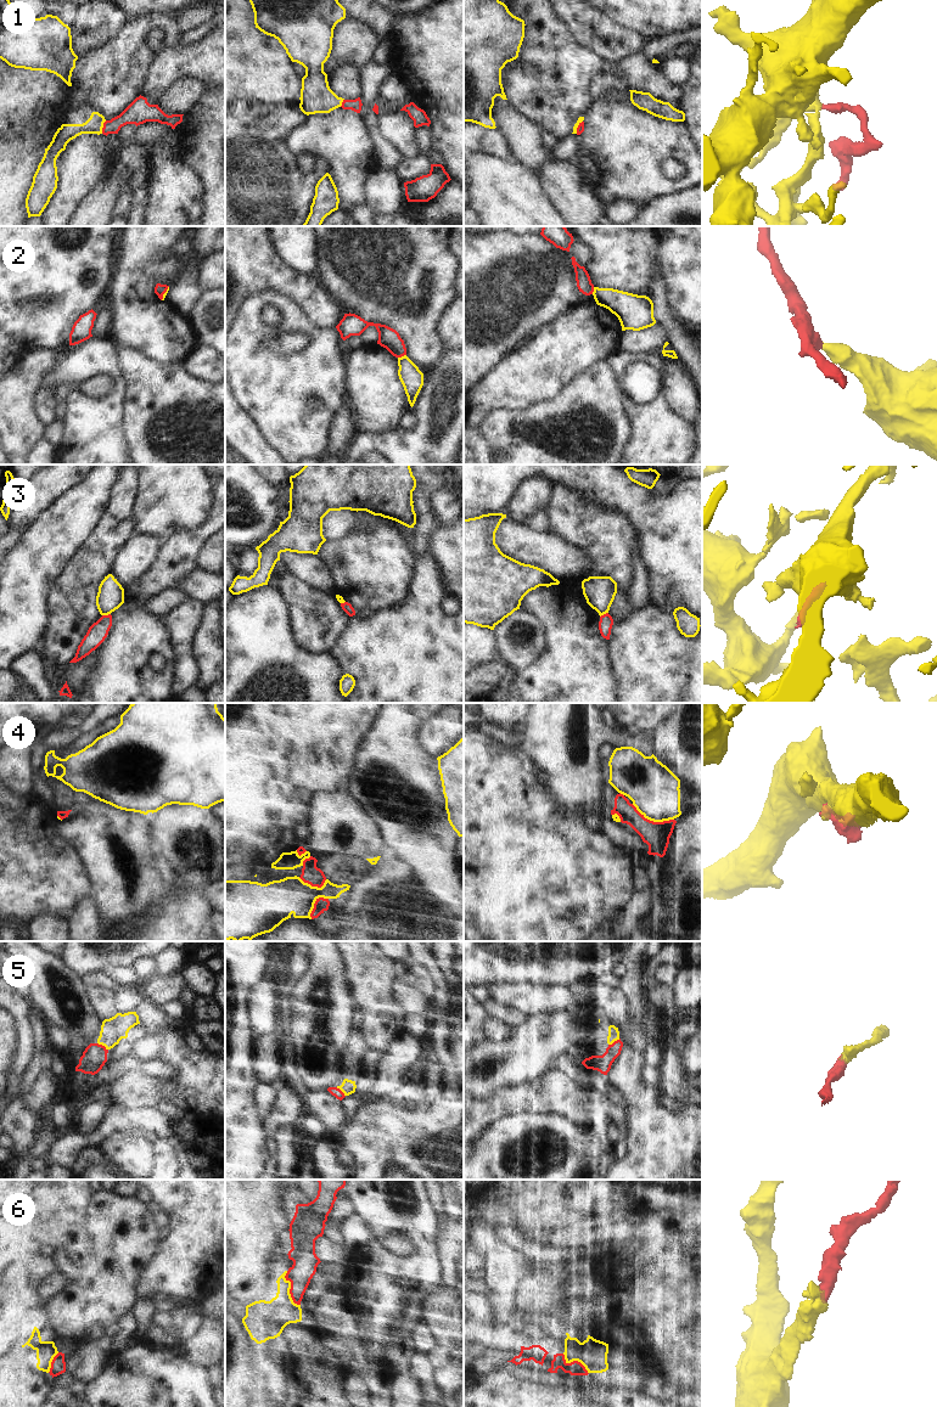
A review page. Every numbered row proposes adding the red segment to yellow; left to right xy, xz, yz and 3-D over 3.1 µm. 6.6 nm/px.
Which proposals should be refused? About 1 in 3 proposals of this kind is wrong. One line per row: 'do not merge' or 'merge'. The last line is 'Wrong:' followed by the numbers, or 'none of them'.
1: merge
2: merge
3: do not merge
4: do not merge
5: merge
6: do not merge
Wrong: 3, 4, 6

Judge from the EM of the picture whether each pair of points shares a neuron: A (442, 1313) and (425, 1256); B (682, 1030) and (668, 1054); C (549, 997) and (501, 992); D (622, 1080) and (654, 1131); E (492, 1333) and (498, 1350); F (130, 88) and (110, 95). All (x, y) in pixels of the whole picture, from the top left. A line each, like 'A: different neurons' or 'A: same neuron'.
A: different neurons
B: same neuron
C: same neuron
D: same neuron
E: same neuron
F: same neuron

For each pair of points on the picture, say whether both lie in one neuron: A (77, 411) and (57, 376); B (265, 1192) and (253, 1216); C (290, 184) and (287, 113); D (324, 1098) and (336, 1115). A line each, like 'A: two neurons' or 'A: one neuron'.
A: one neuron
B: two neurons
C: one neuron
D: one neuron

